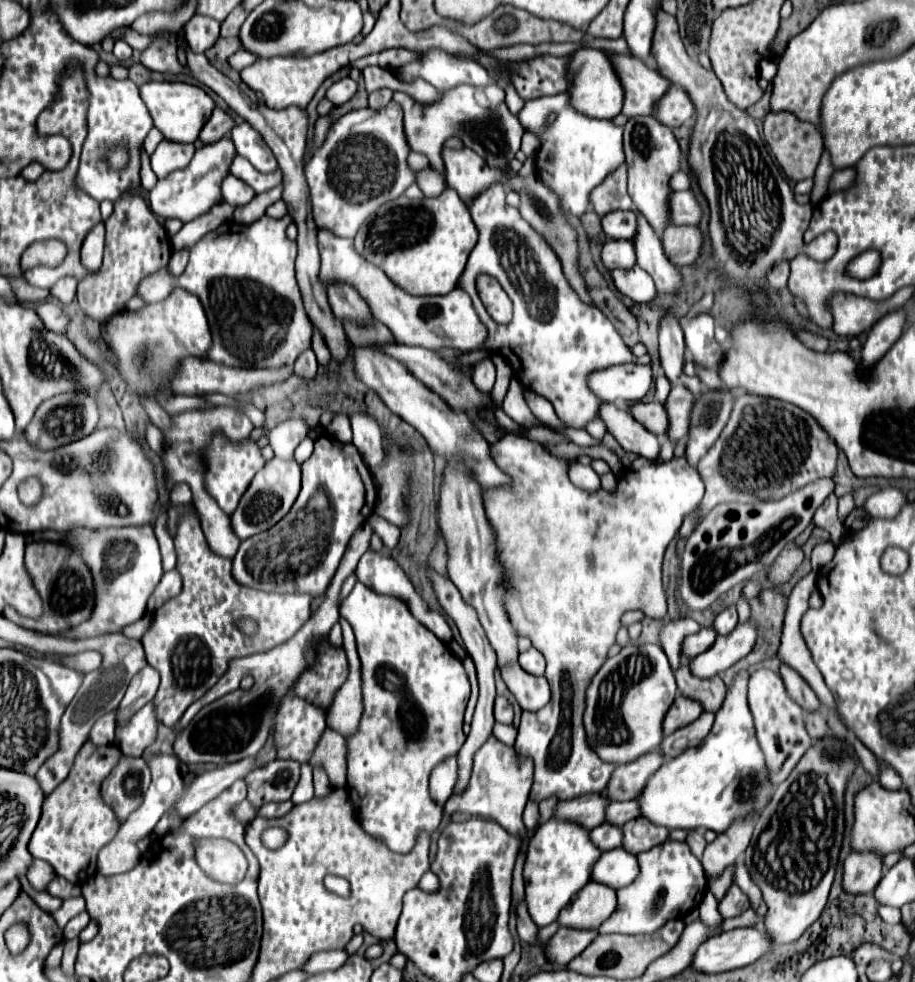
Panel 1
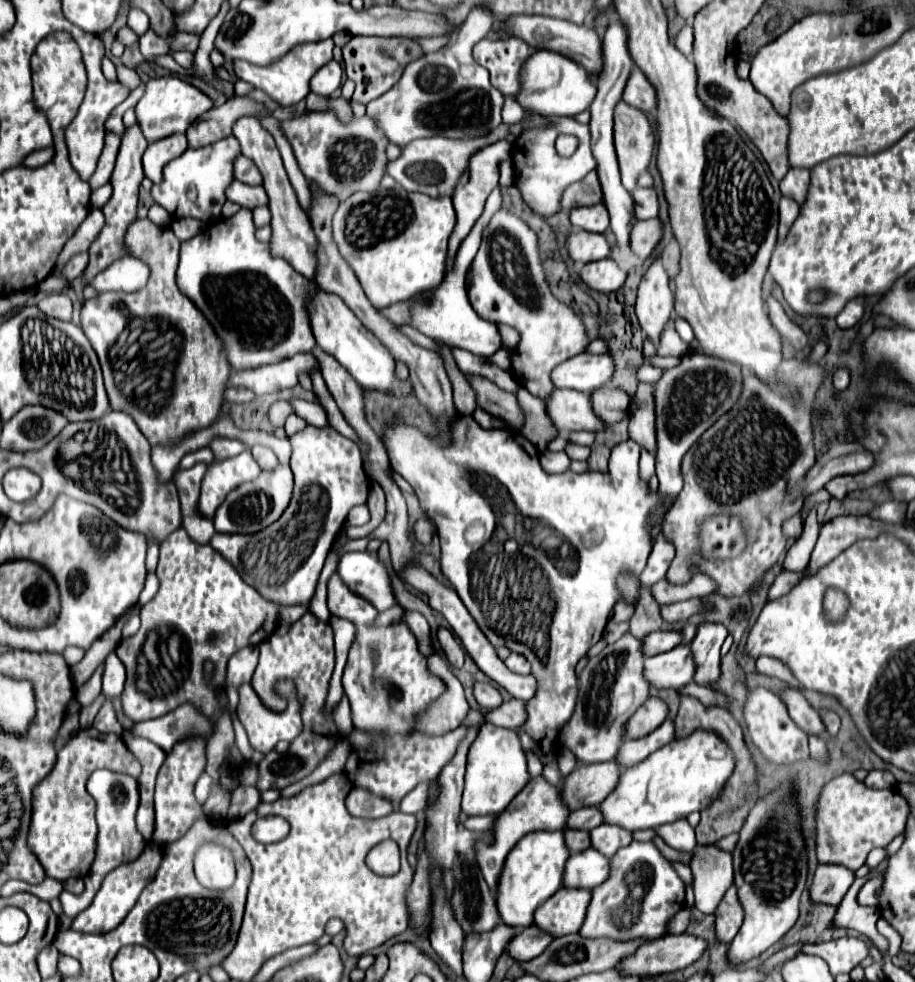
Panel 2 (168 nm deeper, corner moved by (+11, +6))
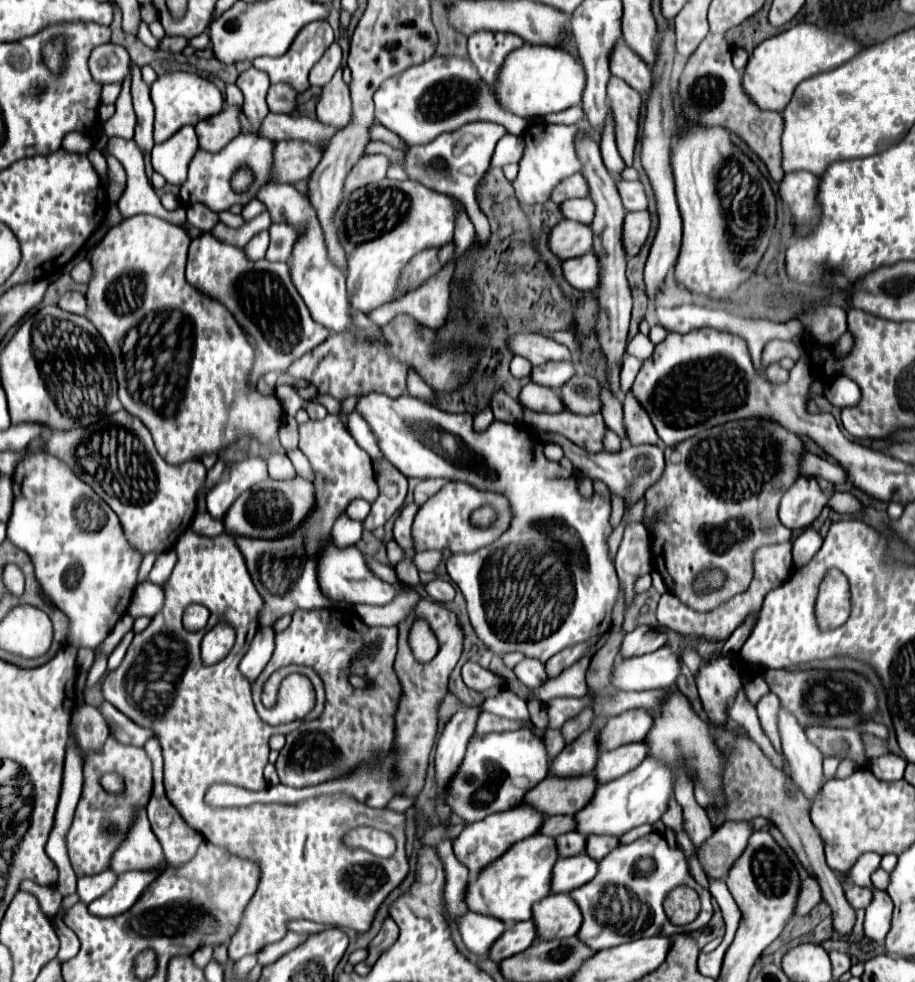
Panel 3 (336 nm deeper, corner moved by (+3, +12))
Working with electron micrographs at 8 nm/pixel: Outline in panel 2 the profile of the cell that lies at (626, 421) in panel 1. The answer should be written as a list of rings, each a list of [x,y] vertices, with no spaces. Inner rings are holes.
[[[556,390],[552,398],[546,398],[546,410],[560,432],[590,430],[602,432],[606,428],[604,420],[592,410],[590,394],[578,390]]]

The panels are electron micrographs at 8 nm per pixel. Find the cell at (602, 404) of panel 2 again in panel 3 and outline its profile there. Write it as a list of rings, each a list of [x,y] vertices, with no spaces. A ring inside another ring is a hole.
[[[578,374],[560,388],[560,398],[564,400],[564,408],[574,414],[594,414],[600,412],[600,386],[592,376]]]

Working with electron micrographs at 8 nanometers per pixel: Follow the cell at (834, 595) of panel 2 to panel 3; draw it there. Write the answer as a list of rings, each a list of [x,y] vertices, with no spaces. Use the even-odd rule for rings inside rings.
[[[836,568],[824,574],[816,598],[816,620],[822,628],[838,628],[850,616],[850,588],[848,578]]]

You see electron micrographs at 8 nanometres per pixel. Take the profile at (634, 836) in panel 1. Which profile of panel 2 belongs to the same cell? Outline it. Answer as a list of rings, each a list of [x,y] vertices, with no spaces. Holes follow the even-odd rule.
[[[602,824],[596,830],[590,830],[590,838],[592,846],[608,858],[612,858],[618,852],[618,848],[628,846],[634,840],[630,830],[624,830],[622,826],[614,824]]]

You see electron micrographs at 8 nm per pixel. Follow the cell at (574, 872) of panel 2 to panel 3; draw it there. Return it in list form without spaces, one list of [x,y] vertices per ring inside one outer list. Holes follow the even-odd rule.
[[[586,854],[560,858],[556,868],[552,870],[552,892],[554,894],[568,894],[574,888],[590,882],[592,876],[598,872],[598,862]]]

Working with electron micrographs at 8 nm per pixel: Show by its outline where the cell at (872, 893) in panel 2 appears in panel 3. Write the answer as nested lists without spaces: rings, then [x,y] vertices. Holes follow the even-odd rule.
[[[846,884],[844,886],[846,890],[846,900],[848,904],[854,908],[854,910],[860,910],[860,908],[866,908],[872,900],[872,892],[866,890],[866,888],[860,888],[860,886],[852,886],[852,884]]]

